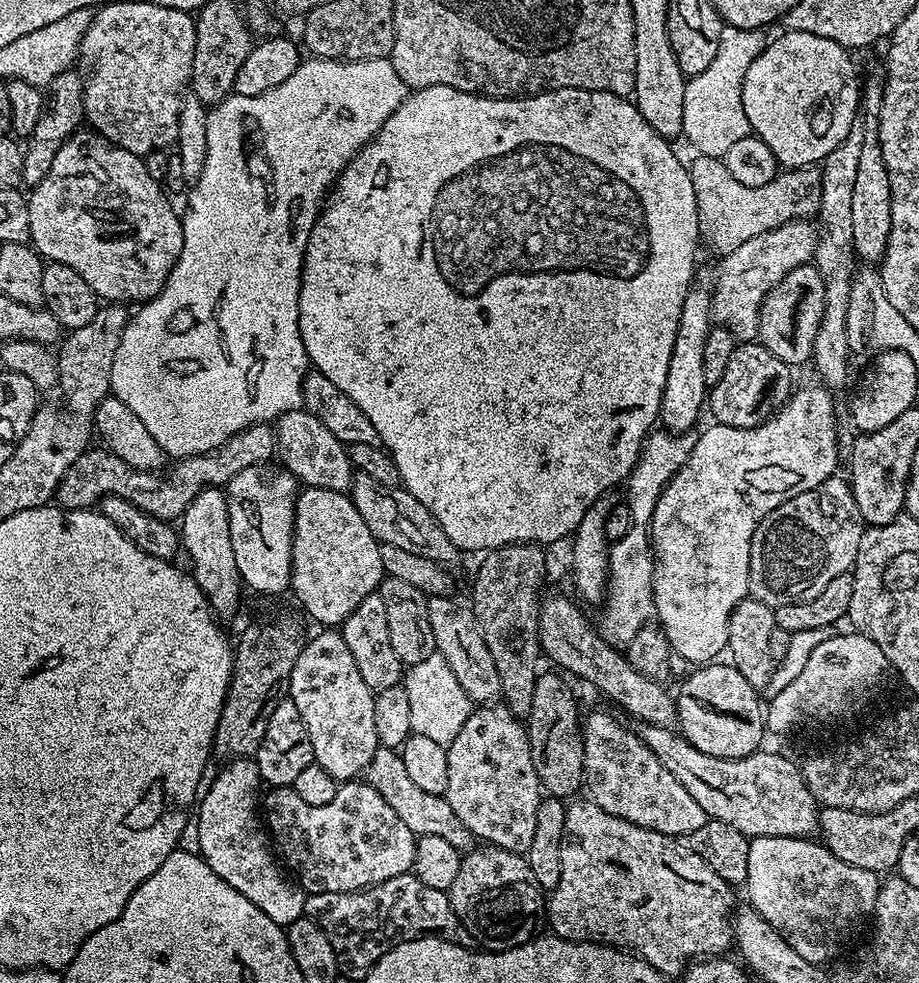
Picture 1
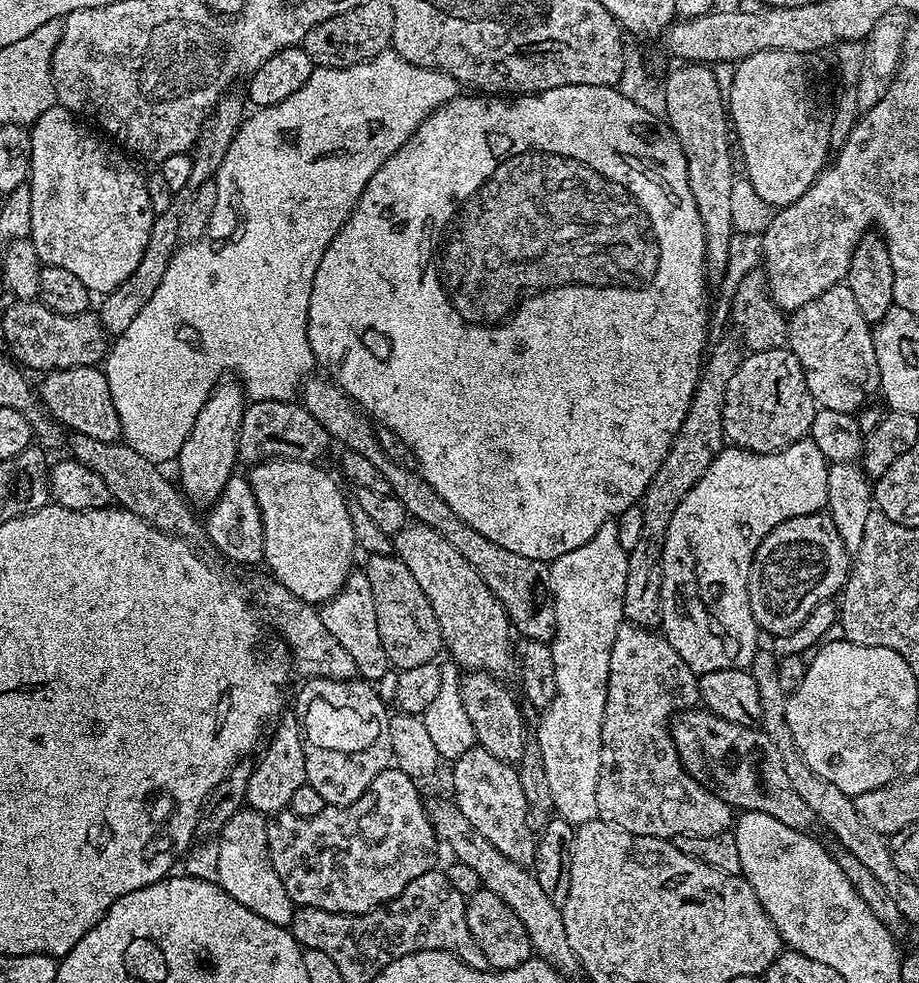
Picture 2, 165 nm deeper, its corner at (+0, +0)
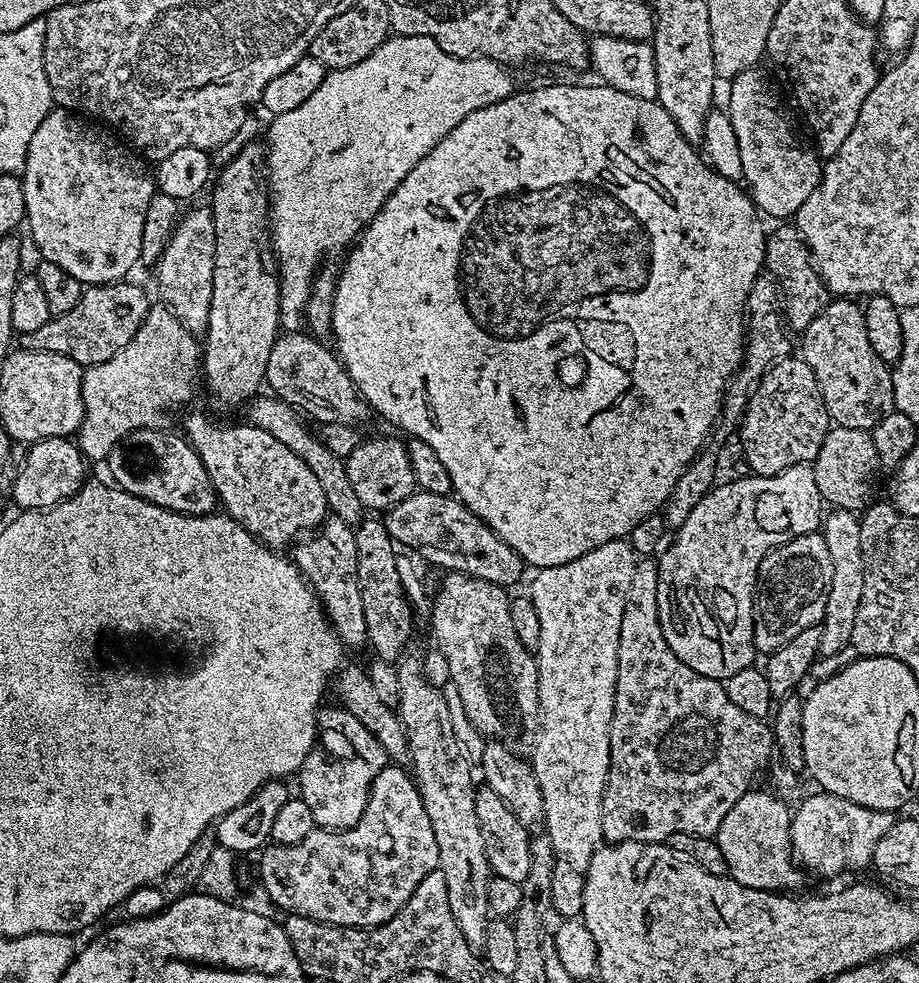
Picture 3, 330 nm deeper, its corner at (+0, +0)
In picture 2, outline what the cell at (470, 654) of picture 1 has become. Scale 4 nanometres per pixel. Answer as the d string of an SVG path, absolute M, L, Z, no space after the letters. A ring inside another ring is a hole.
M489 672L463 675L460 682L463 709L473 723L477 745L504 763L516 764L520 761L526 739L524 720L513 696L497 680Z

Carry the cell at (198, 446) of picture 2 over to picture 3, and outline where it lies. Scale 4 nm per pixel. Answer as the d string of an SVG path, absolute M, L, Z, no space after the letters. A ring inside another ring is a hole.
M248 144L224 169L219 169L211 189L210 207L214 214L214 290L210 298L208 328L202 334L202 380L208 383L208 392L224 408L247 405L261 391L265 383L266 362L270 362L270 350L274 350L280 327L280 282L270 267L270 252L266 245L270 236L266 231L266 213L270 208L270 196L262 169L266 156L256 144Z

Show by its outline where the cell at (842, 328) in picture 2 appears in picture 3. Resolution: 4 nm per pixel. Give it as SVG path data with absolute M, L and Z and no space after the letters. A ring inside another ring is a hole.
M848 298L833 299L806 326L802 339L804 339L802 359L810 366L810 370L814 370L814 378L821 387L822 398L825 399L826 410L829 411L833 425L871 430L886 413L893 411L892 373L889 365L884 364L882 358L878 358L878 354L874 354L874 349L870 347L870 338L866 338L864 310L859 303Z

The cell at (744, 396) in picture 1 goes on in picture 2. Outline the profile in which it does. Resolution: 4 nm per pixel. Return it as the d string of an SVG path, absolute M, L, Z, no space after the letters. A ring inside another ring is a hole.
M785 346L761 352L749 351L726 386L726 398L722 402L724 438L729 445L751 452L777 452L809 435L817 409L816 399L810 394L810 386L806 386L804 367L791 348Z

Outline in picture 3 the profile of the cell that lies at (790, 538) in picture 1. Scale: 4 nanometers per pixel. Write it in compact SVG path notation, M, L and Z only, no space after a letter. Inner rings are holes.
M819 531L802 534L770 550L766 558L762 558L752 598L752 637L756 643L757 653L767 654L774 648L780 648L801 630L817 627L823 621L826 598L830 590L830 574L834 574L830 550L826 547L826 538Z

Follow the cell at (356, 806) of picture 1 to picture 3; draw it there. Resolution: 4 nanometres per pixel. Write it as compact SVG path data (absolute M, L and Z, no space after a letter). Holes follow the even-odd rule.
M385 766L374 778L366 810L354 826L339 830L316 827L294 846L269 843L258 859L263 895L281 913L343 928L377 928L437 867L438 842L434 842L434 826L430 826L411 771L404 766Z

